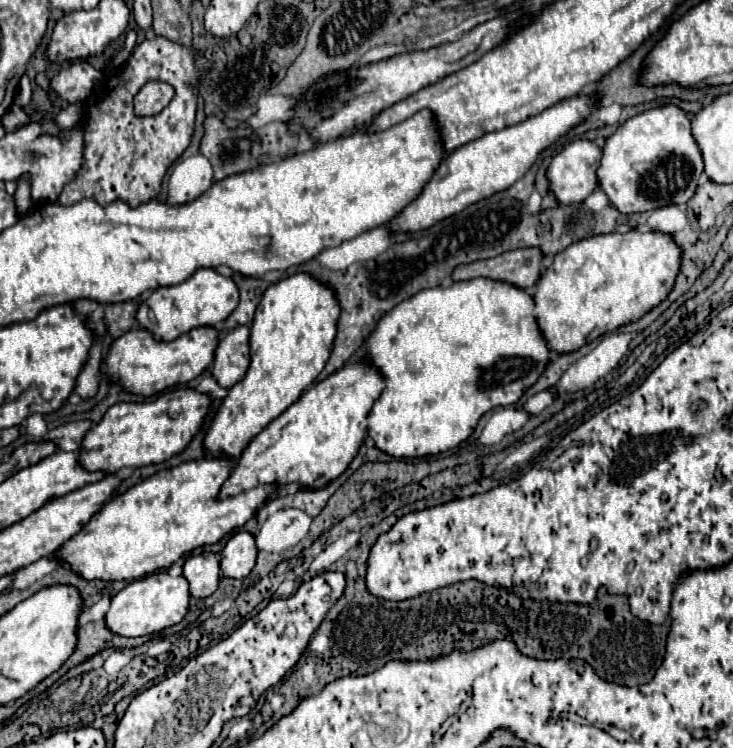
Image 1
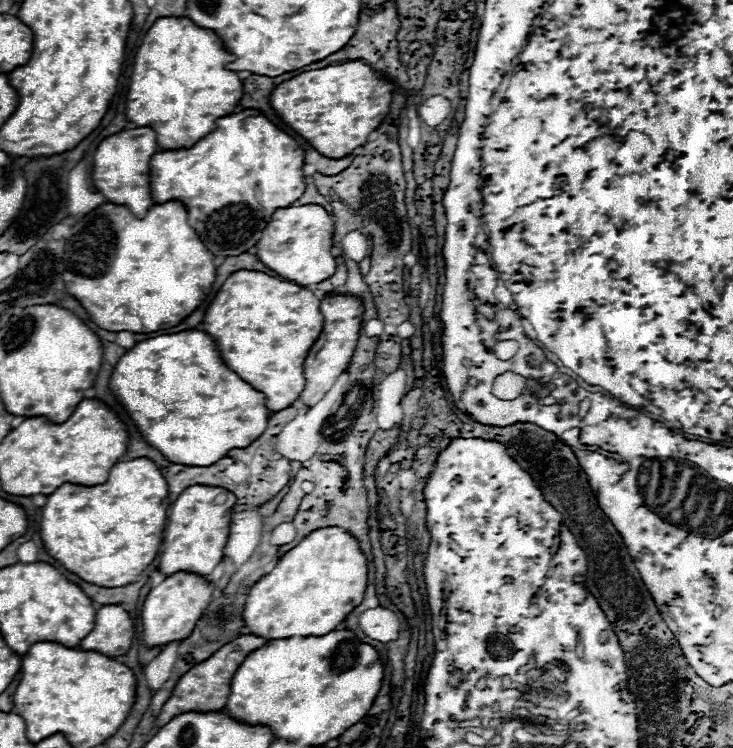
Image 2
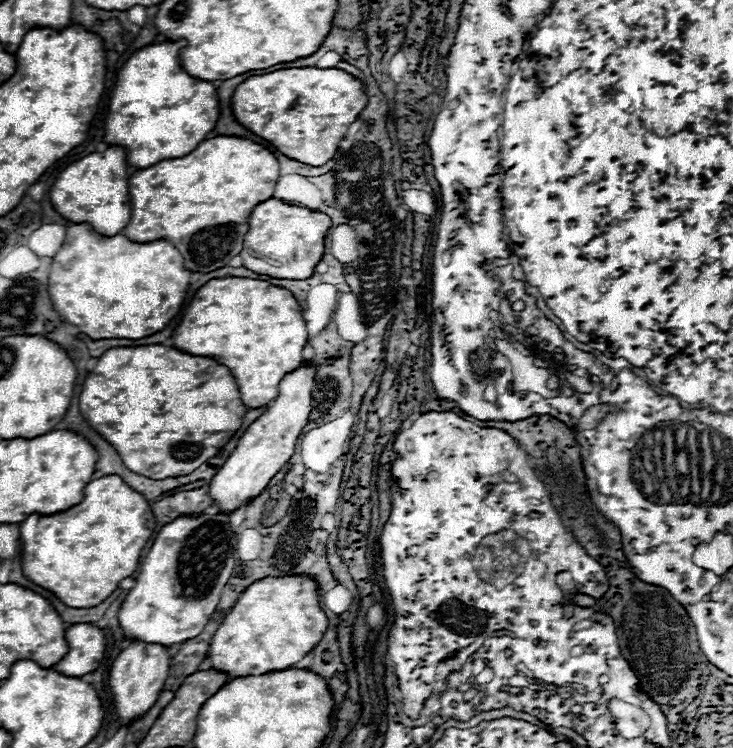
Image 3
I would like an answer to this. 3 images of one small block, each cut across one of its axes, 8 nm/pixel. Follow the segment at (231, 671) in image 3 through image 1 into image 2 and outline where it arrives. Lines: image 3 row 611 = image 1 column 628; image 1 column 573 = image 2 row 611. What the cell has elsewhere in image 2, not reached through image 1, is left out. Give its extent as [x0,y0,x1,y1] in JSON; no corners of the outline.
[244,528,368,640]

